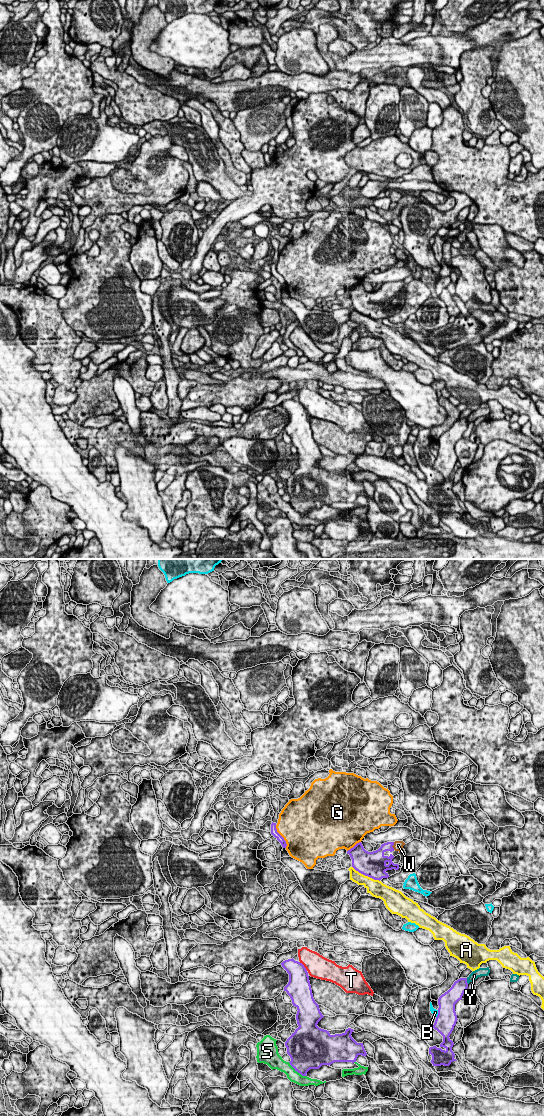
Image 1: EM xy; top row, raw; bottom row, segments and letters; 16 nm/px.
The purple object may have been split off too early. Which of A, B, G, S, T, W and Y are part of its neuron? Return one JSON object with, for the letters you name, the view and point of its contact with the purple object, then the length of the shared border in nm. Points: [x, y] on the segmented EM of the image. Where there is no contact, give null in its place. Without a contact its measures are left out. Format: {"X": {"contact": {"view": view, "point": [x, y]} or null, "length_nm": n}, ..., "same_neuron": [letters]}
{"W": {"contact": {"view": "xy", "point": [392, 845]}, "length_nm": 130}, "same_neuron": ["W"]}

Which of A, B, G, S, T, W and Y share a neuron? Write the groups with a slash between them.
A / B / G / S / T / W / Y

